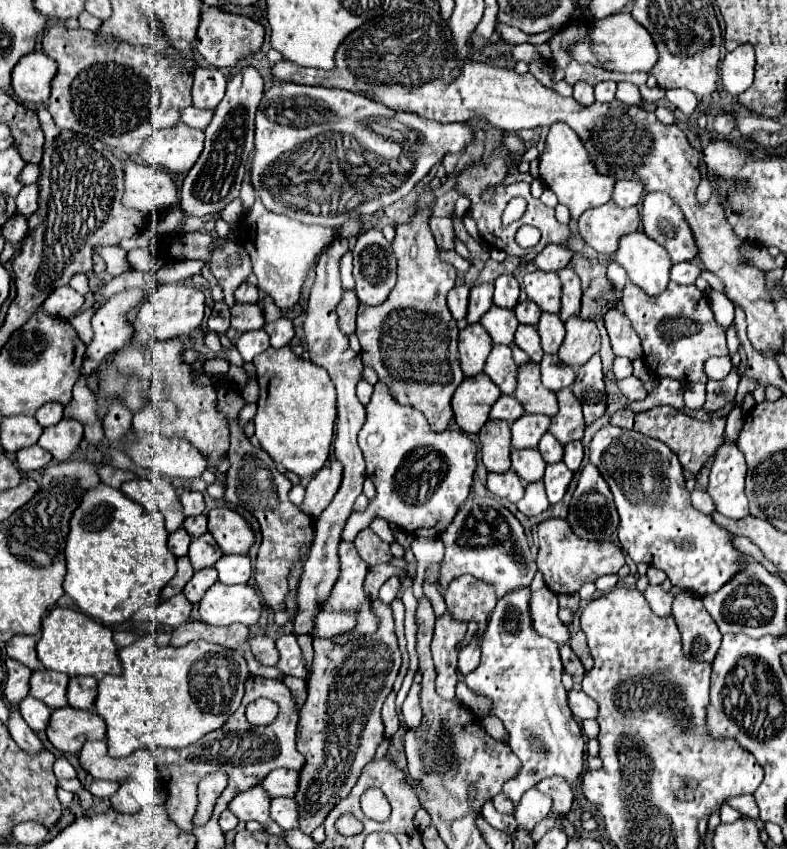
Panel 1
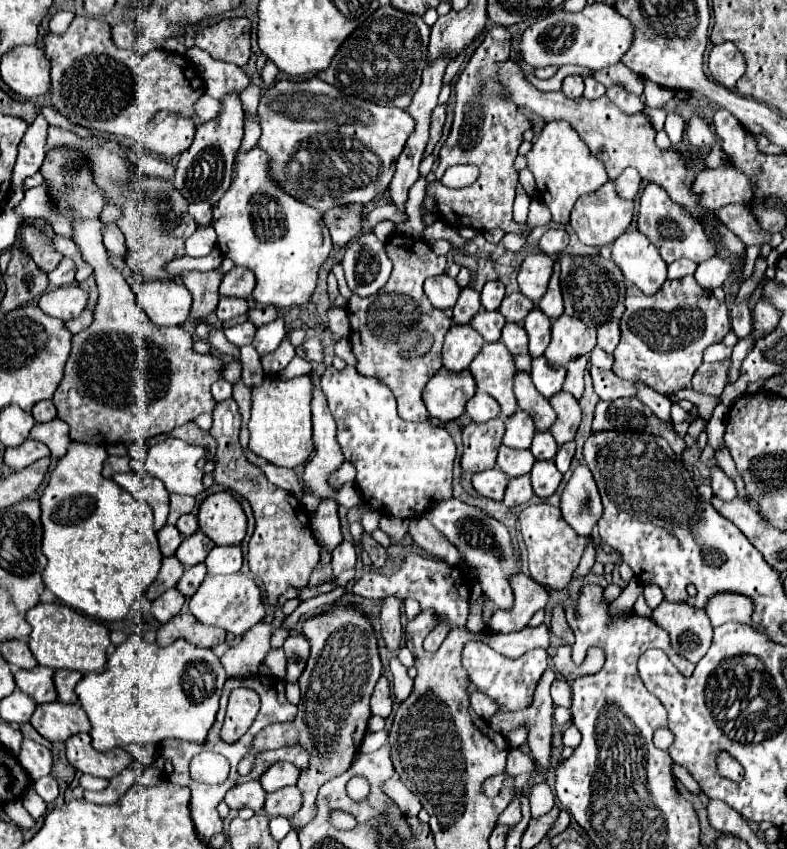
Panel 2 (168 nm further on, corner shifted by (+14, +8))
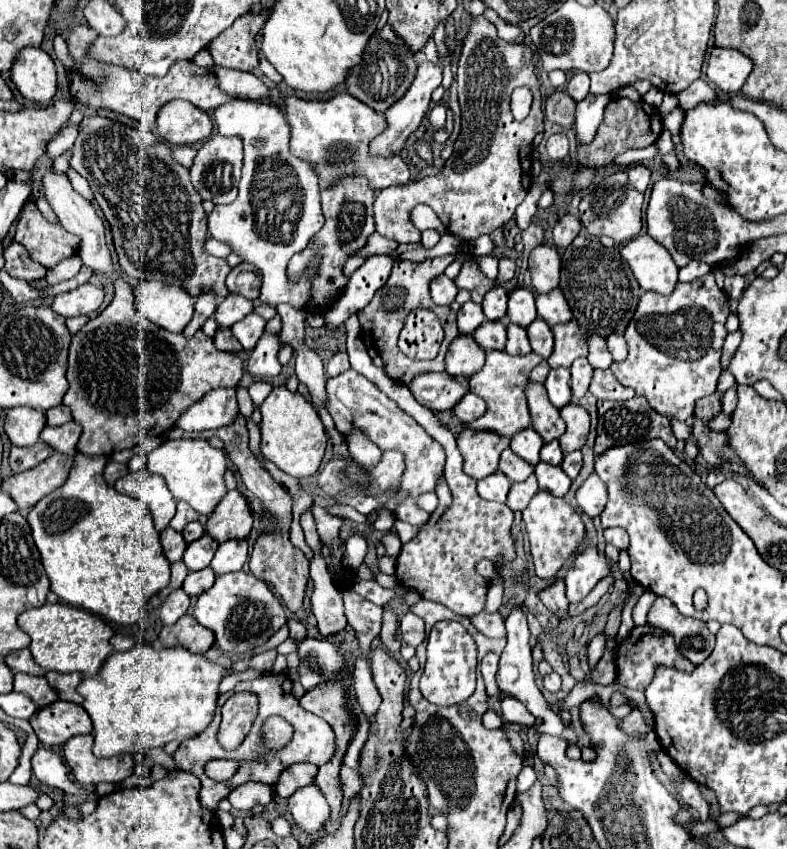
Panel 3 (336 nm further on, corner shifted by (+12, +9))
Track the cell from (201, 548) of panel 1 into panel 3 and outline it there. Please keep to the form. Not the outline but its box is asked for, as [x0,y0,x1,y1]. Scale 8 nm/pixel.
[183,534,217,570]

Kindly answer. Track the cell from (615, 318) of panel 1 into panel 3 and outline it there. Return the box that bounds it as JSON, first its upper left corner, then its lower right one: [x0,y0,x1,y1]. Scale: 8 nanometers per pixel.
[607,334,627,362]

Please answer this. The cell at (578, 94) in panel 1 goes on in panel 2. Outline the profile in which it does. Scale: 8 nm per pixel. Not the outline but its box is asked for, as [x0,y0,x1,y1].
[561,75,583,99]

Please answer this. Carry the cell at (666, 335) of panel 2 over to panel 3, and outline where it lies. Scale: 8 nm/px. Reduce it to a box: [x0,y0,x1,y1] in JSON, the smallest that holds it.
[611,274,729,422]

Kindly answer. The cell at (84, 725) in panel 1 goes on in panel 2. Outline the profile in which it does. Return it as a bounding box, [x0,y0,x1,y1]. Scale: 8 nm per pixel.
[31,701,91,741]

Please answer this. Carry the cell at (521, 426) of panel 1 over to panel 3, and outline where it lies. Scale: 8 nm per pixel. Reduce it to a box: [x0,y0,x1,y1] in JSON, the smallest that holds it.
[511,428,543,466]

